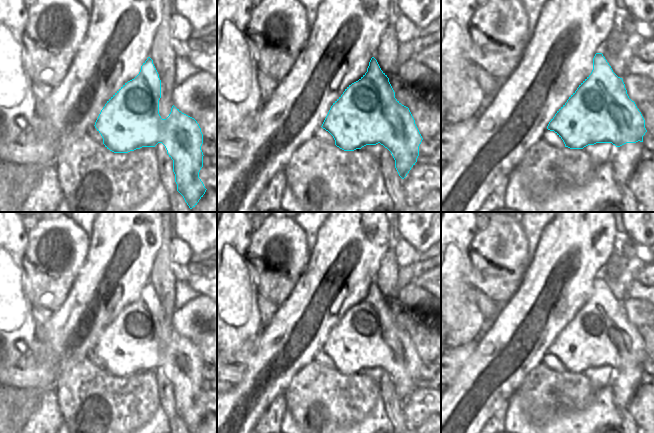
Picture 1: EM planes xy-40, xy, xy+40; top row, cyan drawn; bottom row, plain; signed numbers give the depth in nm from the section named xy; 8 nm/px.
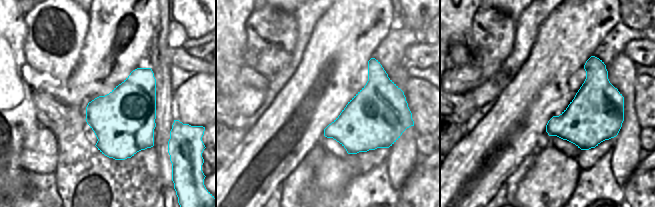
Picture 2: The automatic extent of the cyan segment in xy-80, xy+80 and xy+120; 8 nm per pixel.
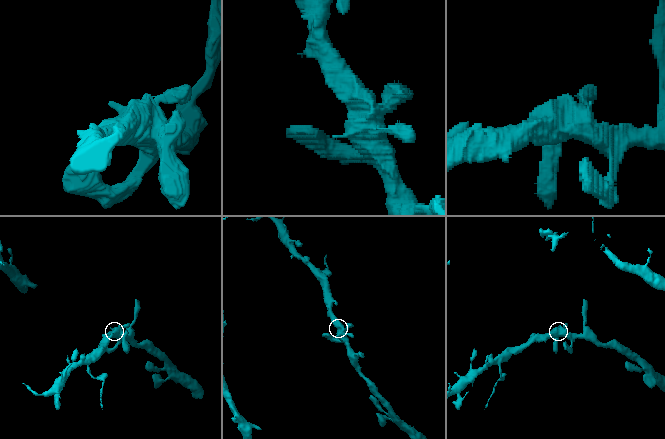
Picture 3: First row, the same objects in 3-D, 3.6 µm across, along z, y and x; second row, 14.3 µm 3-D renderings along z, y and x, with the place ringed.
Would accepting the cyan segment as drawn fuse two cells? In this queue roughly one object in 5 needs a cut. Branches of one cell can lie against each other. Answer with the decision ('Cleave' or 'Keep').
Keep.

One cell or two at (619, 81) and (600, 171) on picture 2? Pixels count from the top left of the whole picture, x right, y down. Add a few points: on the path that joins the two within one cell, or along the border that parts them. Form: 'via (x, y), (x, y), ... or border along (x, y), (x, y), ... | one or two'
border along (614, 147), (588, 169), (583, 169) | two

